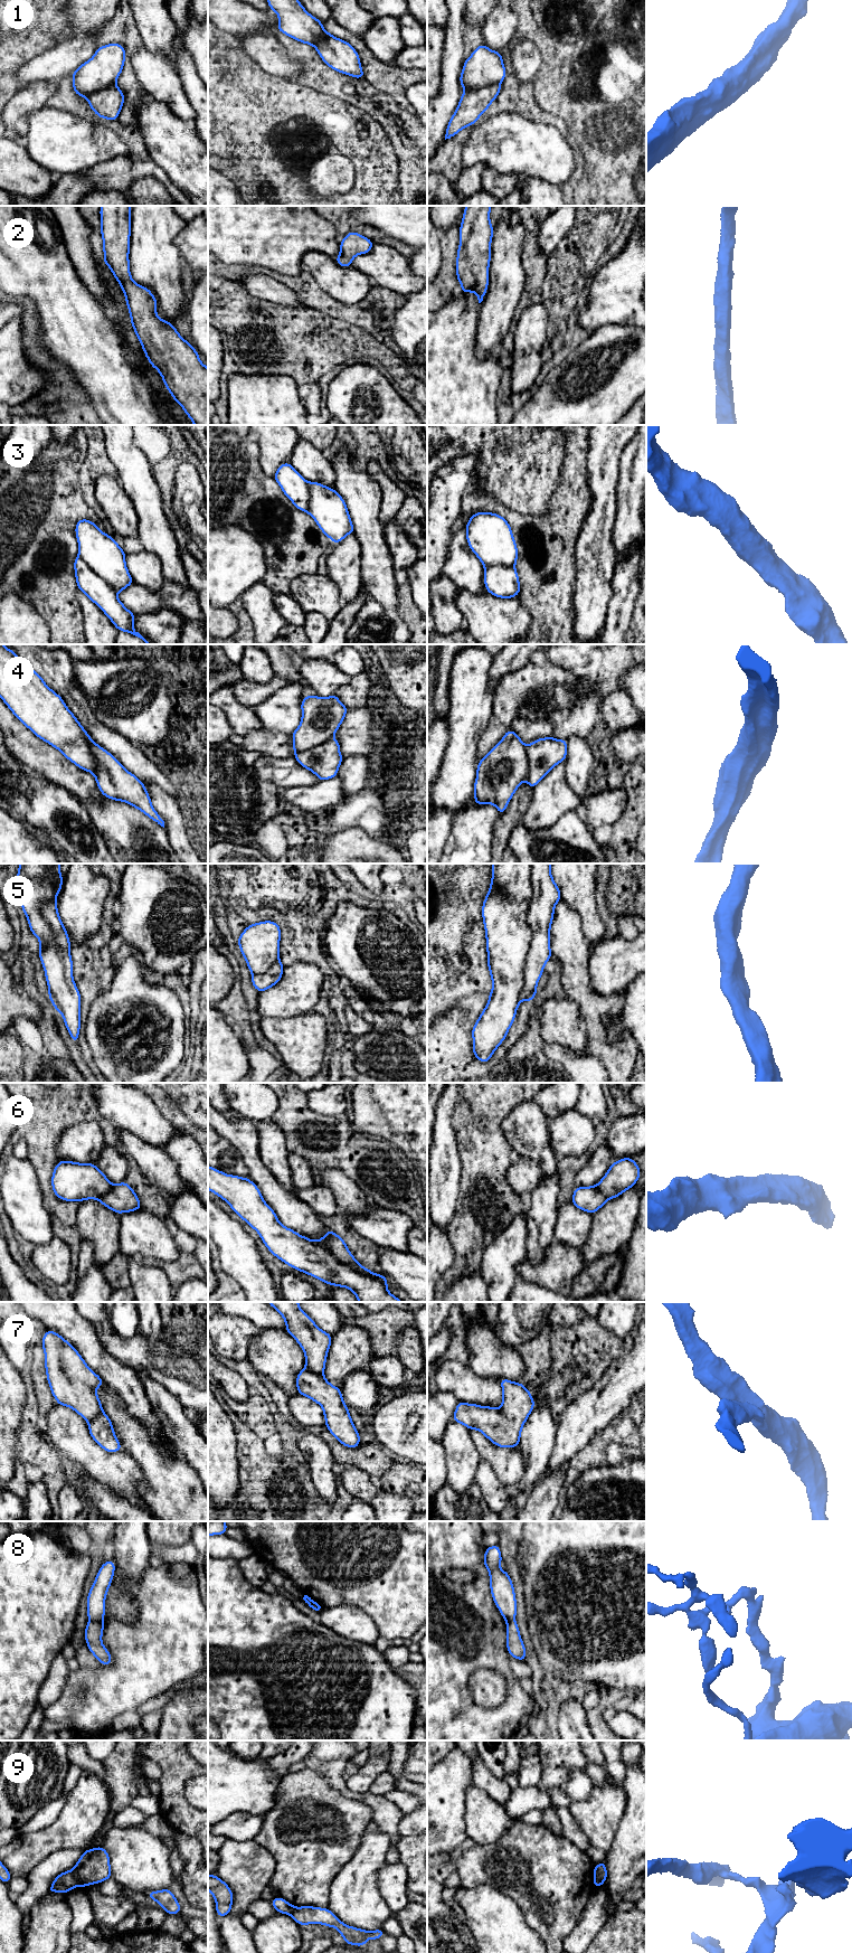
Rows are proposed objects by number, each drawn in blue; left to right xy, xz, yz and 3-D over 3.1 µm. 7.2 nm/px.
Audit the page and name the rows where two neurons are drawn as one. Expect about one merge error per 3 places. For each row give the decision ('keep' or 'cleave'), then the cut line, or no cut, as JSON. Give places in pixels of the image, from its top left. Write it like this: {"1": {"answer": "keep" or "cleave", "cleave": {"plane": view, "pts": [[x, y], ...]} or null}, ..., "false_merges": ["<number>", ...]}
{"1": {"answer": "keep", "cleave": null}, "2": {"answer": "keep", "cleave": null}, "3": {"answer": "keep", "cleave": null}, "4": {"answer": "cleave", "cleave": {"plane": "xz", "pts": [[332, 737], [295, 754]]}}, "5": {"answer": "keep", "cleave": null}, "6": {"answer": "keep", "cleave": null}, "7": {"answer": "keep", "cleave": null}, "8": {"answer": "cleave", "cleave": {"plane": "xy", "pts": [[90, 1620], [102, 1621]]}}, "9": {"answer": "cleave", "cleave": {"plane": "xy", "pts": [[72, 1870], [78, 1885]]}}, "false_merges": ["4", "8", "9"]}

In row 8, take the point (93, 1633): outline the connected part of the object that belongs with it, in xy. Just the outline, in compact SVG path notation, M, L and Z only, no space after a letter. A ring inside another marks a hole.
M89 1621L86 1625L84 1635L88 1650L94 1654L98 1662L110 1666L113 1660L108 1650L102 1643L103 1630L103 1621Z

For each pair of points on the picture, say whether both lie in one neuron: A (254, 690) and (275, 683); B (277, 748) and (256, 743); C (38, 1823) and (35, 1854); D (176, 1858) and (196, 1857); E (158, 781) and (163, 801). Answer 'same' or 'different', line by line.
A: same
B: same
C: different
D: different
E: different

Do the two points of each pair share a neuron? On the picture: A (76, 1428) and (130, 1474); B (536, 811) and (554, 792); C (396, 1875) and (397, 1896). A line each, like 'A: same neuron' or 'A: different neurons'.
A: same neuron
B: same neuron
C: same neuron

